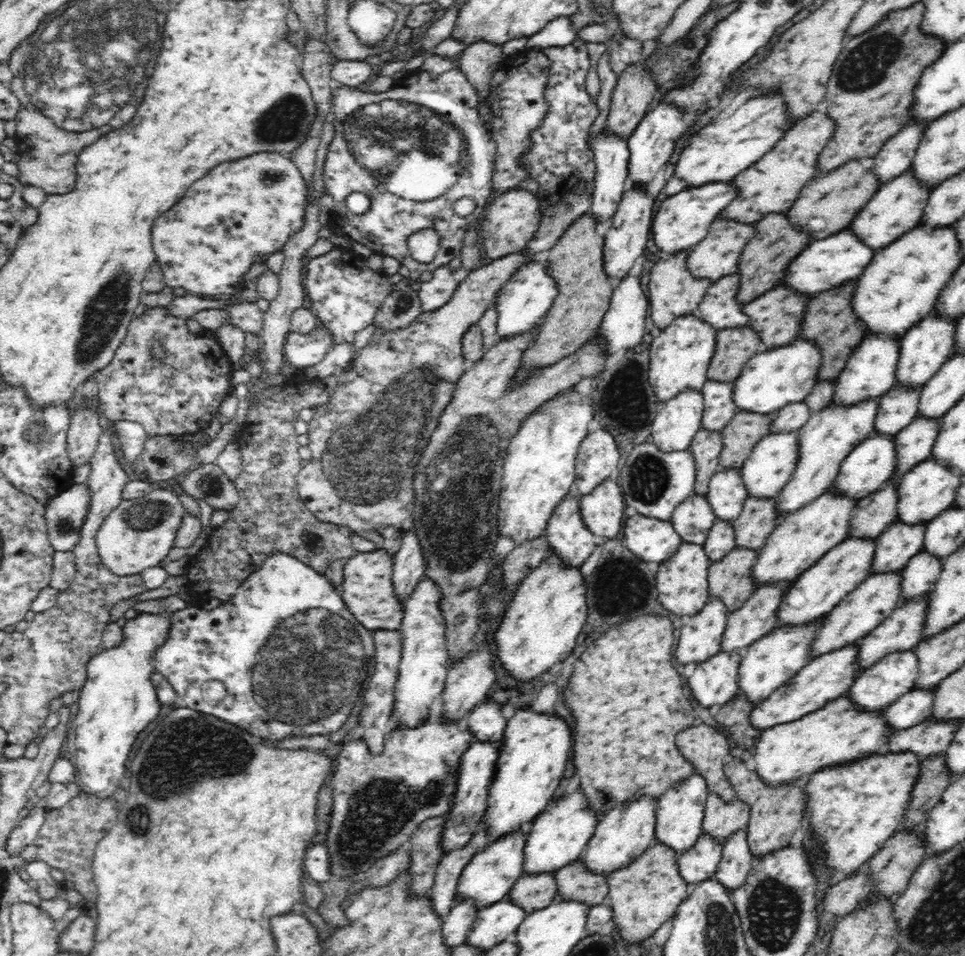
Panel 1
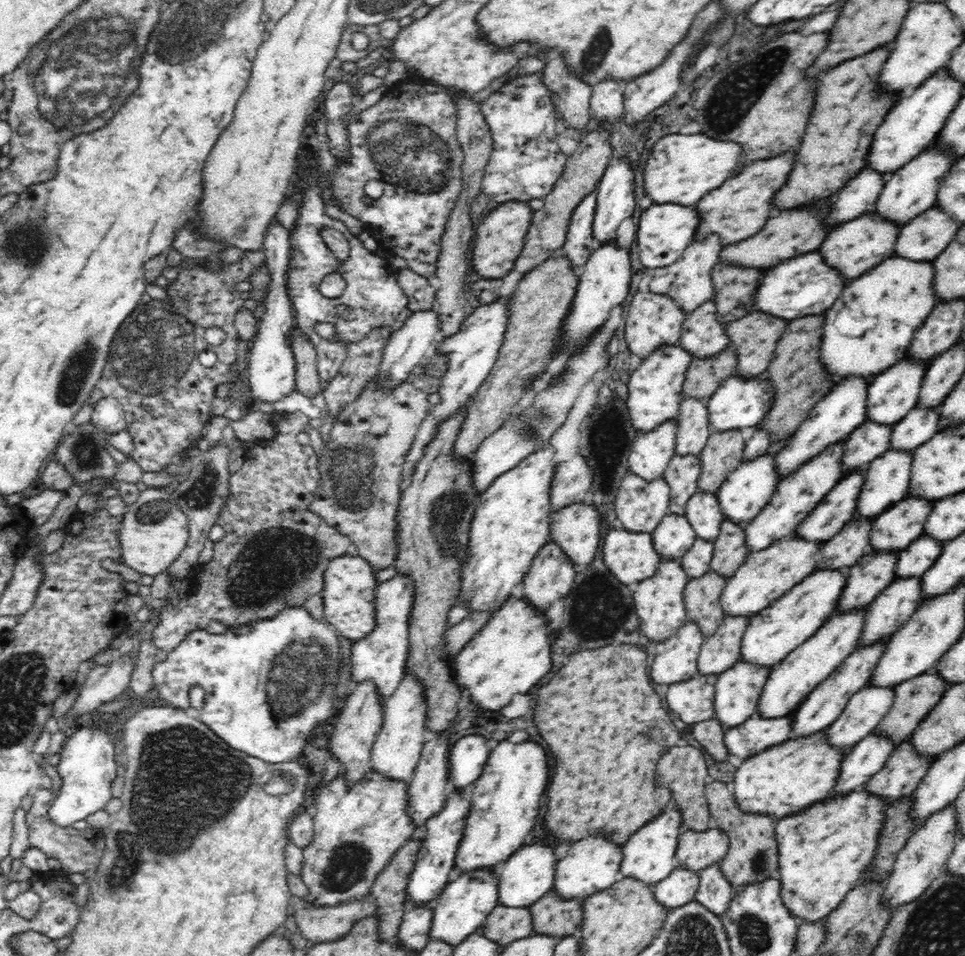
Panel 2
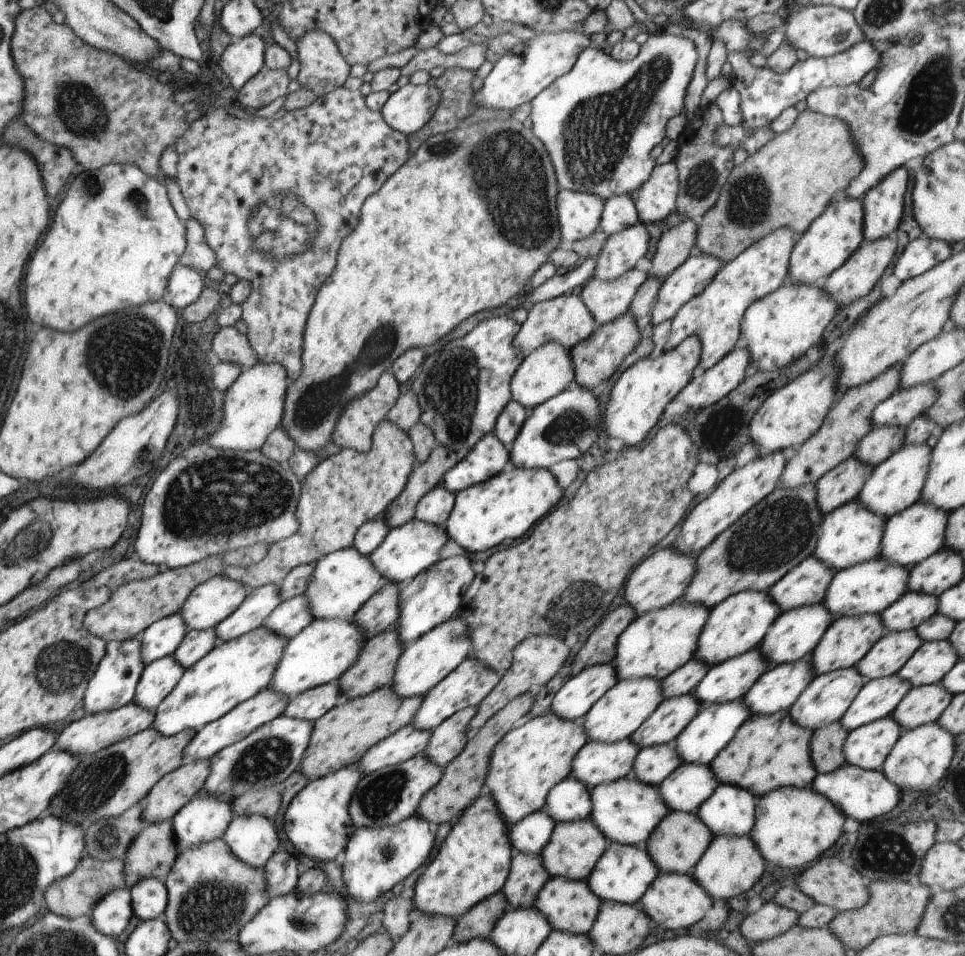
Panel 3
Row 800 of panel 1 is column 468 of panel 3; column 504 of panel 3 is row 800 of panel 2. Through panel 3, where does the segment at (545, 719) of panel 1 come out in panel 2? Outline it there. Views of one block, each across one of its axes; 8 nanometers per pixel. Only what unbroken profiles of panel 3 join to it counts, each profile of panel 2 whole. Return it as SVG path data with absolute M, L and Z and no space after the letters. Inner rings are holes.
M504 740L490 752L480 778L468 791L470 812L454 862L458 872L496 868L516 853L538 820L548 778L548 756L536 742L510 744Z

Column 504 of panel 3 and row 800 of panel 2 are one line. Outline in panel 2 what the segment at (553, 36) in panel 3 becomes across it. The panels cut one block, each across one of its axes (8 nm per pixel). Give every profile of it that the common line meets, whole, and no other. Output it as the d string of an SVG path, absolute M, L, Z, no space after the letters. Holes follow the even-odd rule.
M91 722L89 727L82 725L81 729L80 727L71 729L59 753L60 762L55 767L57 768L60 780L62 780L62 785L59 791L57 791L56 799L50 805L48 814L56 826L66 828L74 824L74 822L86 820L90 814L94 814L94 812L106 808L106 804L108 804L112 798L110 785L117 776L116 762L114 761L114 745L108 736L106 723L102 722Z

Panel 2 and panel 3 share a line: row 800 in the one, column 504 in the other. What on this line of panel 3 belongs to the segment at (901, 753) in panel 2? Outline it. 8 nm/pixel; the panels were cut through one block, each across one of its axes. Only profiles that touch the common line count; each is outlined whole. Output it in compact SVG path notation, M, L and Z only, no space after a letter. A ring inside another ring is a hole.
M513 849L511 867L504 883L503 896L512 909L535 906L539 890L551 878L541 861L541 856Z

